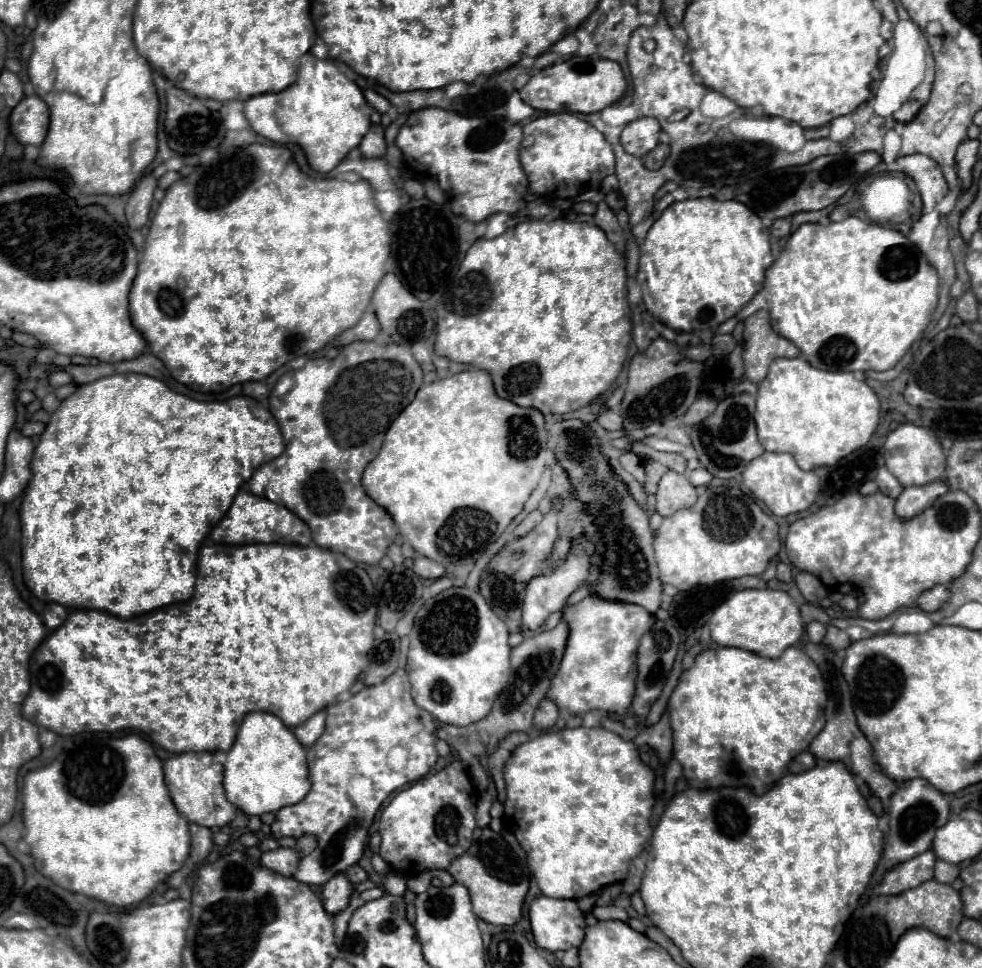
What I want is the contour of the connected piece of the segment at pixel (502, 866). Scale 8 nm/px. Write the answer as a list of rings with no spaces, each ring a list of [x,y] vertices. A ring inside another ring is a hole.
[[[478,841],[446,869],[458,883],[468,887],[474,913],[494,925],[516,925],[522,915],[522,903],[528,893],[530,871],[524,859],[518,859],[504,841]]]

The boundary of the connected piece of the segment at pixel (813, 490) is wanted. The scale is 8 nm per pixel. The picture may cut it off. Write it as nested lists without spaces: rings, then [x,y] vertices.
[[[762,453],[758,459],[746,465],[742,473],[744,485],[762,501],[776,517],[806,511],[820,493],[820,479],[814,471],[802,471],[790,453]]]

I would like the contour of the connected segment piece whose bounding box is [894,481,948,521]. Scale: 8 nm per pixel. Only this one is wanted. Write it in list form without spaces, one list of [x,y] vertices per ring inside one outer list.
[[[936,481],[936,483],[928,483],[926,487],[906,487],[902,491],[902,495],[896,499],[896,507],[894,513],[908,521],[916,515],[920,515],[926,507],[930,507],[934,503],[934,499],[938,499],[940,495],[944,495],[948,491],[946,483]]]

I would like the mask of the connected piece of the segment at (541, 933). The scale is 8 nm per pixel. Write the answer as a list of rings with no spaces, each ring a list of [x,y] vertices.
[[[546,895],[530,903],[530,927],[534,943],[548,951],[566,951],[580,947],[584,939],[584,913],[574,899],[552,899]]]

